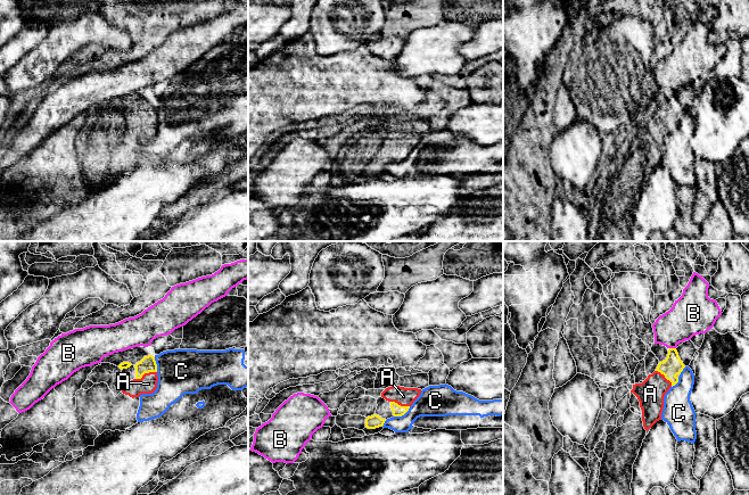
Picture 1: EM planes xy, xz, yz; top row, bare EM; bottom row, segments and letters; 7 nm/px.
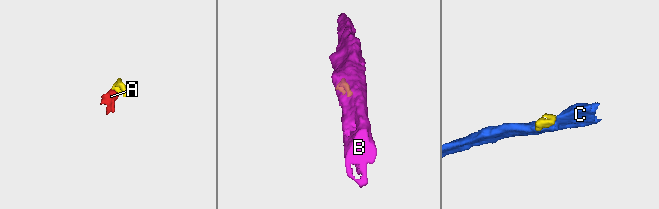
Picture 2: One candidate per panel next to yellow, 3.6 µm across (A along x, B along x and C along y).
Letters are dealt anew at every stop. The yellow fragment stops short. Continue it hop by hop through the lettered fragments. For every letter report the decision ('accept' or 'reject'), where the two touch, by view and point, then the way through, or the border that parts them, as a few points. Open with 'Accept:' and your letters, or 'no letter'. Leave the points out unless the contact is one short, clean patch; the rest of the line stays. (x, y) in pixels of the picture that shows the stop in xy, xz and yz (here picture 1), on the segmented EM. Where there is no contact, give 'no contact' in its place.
Accept: A
A: accept | xy (146, 372) | across xy (147, 364), (146, 372), (146, 381), (148, 384)
B: reject | yz (673, 348) | along yz (669, 347), (675, 348)
C: reject | xz (402, 414) | along xz (410, 406), (403, 414), (394, 417)

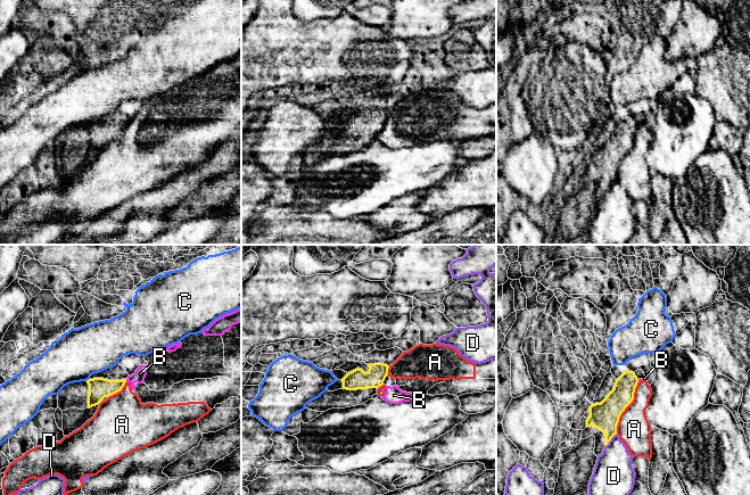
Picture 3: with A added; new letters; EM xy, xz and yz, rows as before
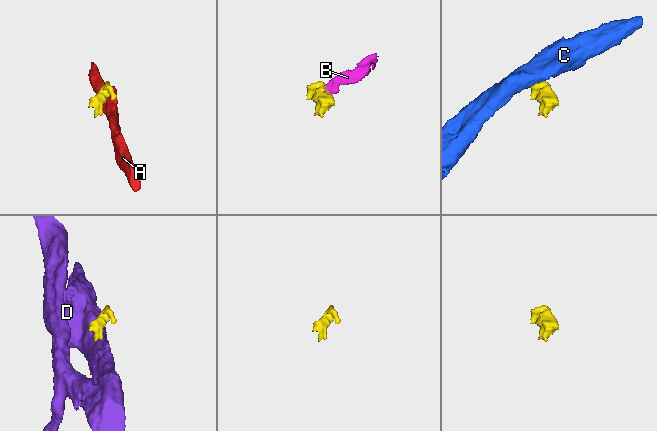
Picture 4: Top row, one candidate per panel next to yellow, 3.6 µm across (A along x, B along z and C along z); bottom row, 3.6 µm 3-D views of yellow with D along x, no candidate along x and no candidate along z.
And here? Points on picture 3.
Accept: no letter
A: reject | yz (625, 407) | along yz (637, 384), (633, 401), (619, 418), (616, 434)
B: reject | xy (125, 380) | along xy (128, 378), (124, 382)
C: reject | xy (87, 380) | along xy (89, 378), (85, 380)
D: reject | yz (610, 439) | along yz (616, 434), (606, 446)

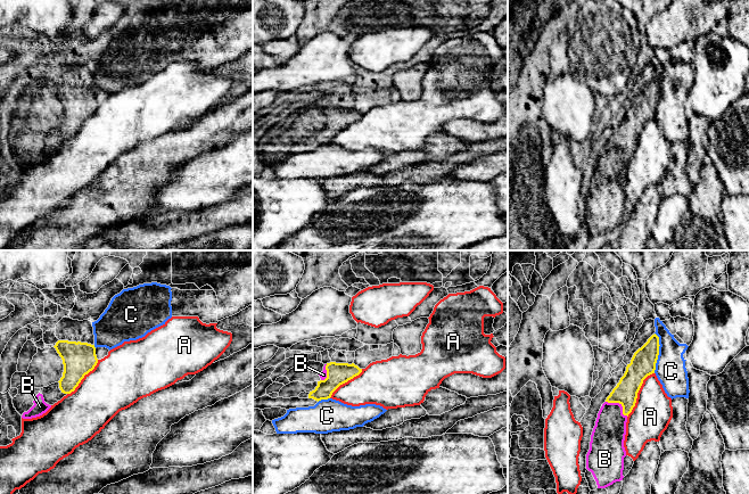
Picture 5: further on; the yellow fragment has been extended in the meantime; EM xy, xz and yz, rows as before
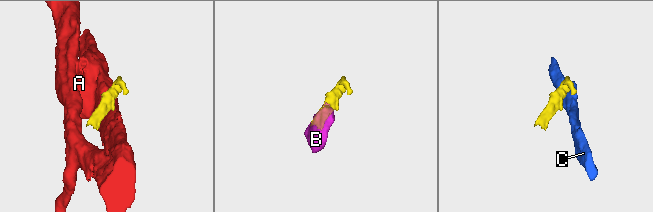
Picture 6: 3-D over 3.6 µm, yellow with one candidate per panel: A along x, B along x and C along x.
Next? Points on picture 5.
Accept: B
A: reject | yz (636, 394) | along yz (653, 372), (643, 380), (635, 405), (627, 417)
B: accept | yz (619, 403)
C: reject | yz (658, 353) | along yz (655, 332), (658, 337), (659, 354), (653, 372)

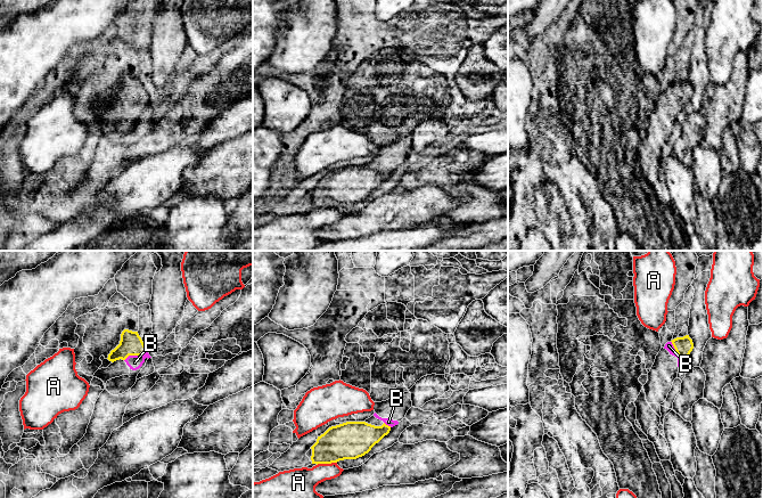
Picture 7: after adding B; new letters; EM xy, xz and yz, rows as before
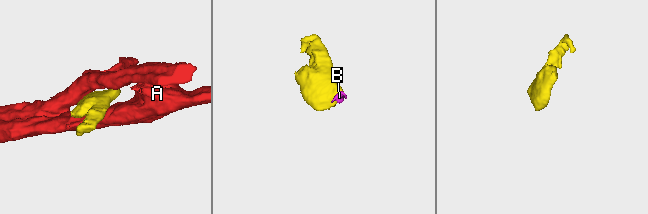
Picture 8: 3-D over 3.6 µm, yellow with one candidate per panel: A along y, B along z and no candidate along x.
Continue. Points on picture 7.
Accept: B
A: reject | xz (326, 463)
B: accept | xy (134, 354) | across xy (131, 344), (134, 354), (134, 362)

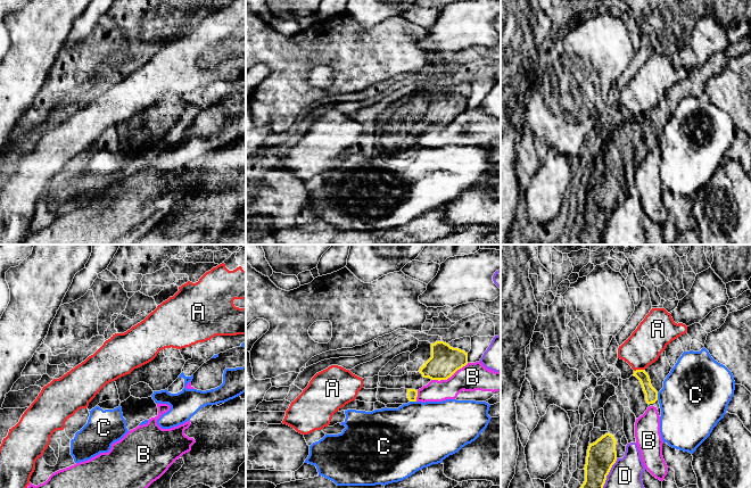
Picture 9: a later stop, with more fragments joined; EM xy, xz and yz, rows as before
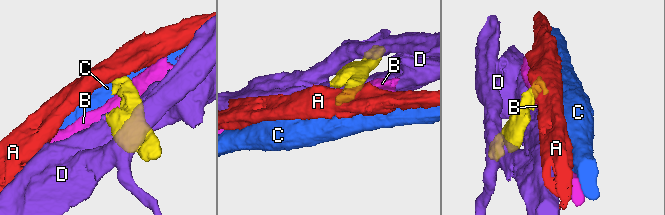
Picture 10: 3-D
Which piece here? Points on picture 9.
Accept: no letter
A: reject | yz (638, 370) | along yz (644, 369), (634, 371)
B: reject | xz (450, 377) | along xz (468, 363), (446, 379), (431, 380)
C: reject | yz (657, 396) | along yz (657, 393), (658, 399)
D: reject | yz (608, 473)

